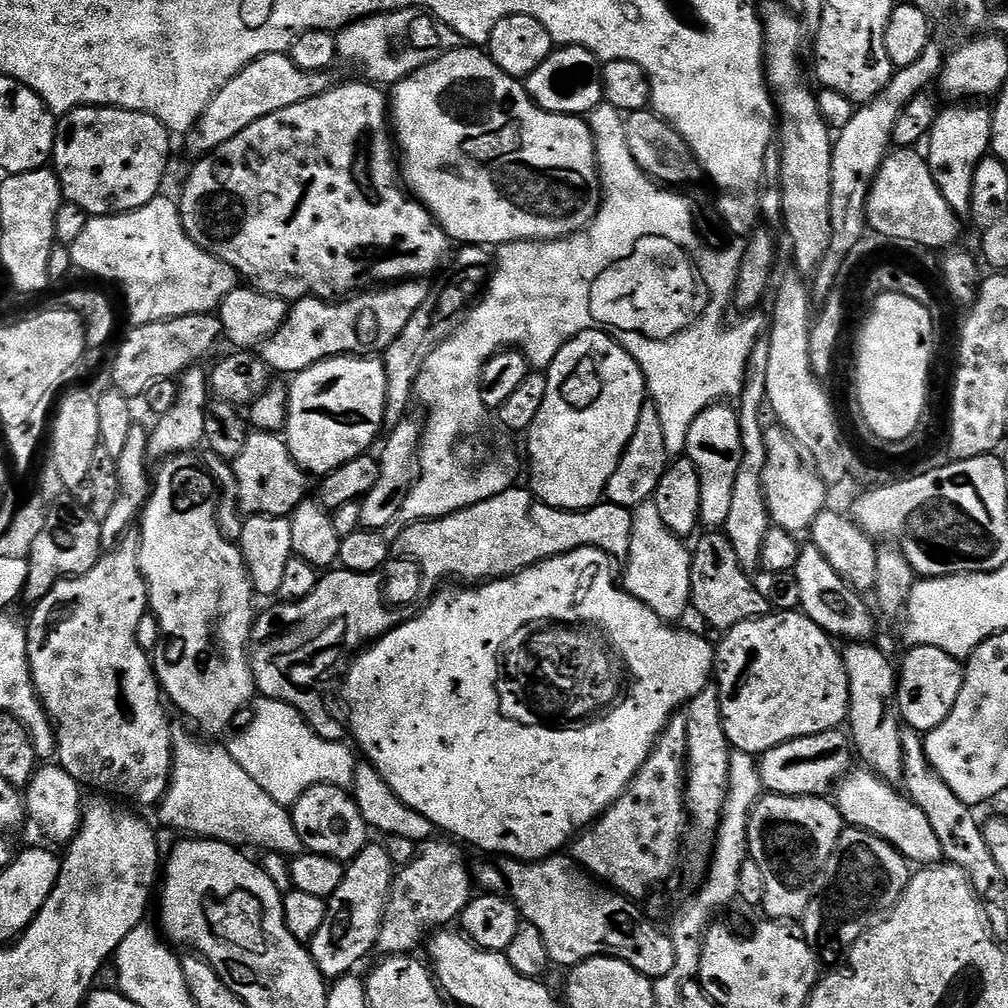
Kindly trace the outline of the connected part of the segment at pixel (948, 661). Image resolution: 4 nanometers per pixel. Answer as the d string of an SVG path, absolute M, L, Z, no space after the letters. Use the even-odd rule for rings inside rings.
M912 646L904 656L904 665L898 668L896 702L900 719L916 732L927 734L943 722L958 702L958 690L962 690L964 664L957 657L946 654L938 646Z

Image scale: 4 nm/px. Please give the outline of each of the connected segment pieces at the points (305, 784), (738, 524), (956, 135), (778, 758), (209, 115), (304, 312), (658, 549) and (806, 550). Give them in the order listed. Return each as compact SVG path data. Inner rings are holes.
M257 699L251 712L252 721L244 732L227 741L226 747L234 762L238 762L274 802L291 806L306 790L319 784L351 789L358 760L352 757L353 749L348 749L347 743L322 738L304 721L299 710L281 700Z
M766 338L756 341L750 358L747 359L747 372L743 390L738 397L737 412L739 429L742 430L743 458L739 463L738 475L734 482L733 501L724 527L724 533L738 557L739 564L747 572L755 571L760 566L761 548L772 526L765 504L764 487L761 484L761 471L766 464L765 425L762 426L760 410L767 403L766 381L767 367L770 366L770 344ZM755 568L755 570L753 570Z
M960 102L939 113L926 141L926 159L934 174L934 182L948 205L956 215L968 218L972 215L972 199L974 198L974 170L989 155L992 146L992 114L991 107L983 108L980 102Z
M833 730L787 740L759 757L760 773L765 789L778 796L827 797L834 785L849 775L853 767L854 749L843 731Z
M282 52L259 56L214 94L210 106L206 106L195 129L187 133L189 154L192 158L207 156L218 146L230 142L234 134L242 134L242 130L258 122L258 118L274 114L274 110L286 110L286 106L294 106L322 94L330 86L328 78L328 72L303 72Z
M413 278L361 290L347 298L333 301L306 296L288 309L288 317L274 335L259 345L258 354L273 373L295 374L332 356L370 356L383 353L402 334L406 322L414 318L414 310L428 297L429 285Z
M655 499L642 501L632 512L632 537L628 559L623 565L622 587L638 602L650 606L665 622L680 622L692 603L692 553L689 545L675 536L658 515Z
M804 546L800 549L800 557L795 568L798 586L802 590L800 608L804 615L809 616L823 632L833 638L841 636L844 642L868 642L876 632L876 620L868 609L863 595L846 581L822 558L817 548Z

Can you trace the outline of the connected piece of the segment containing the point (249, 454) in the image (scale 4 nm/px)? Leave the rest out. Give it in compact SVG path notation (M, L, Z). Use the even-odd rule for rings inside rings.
M249 431L242 454L231 461L232 473L236 475L234 489L238 508L245 517L249 516L291 516L292 512L306 498L309 477L294 462L288 449L288 441L275 432Z

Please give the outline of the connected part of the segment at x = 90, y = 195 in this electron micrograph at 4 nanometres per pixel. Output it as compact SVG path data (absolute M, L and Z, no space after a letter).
M73 108L59 117L56 126L56 141L50 161L58 182L60 195L67 203L82 206L89 217L113 216L119 212L133 212L146 202L161 195L164 171L168 168L168 151L173 137L168 127L158 118L145 112L131 112L125 108Z

